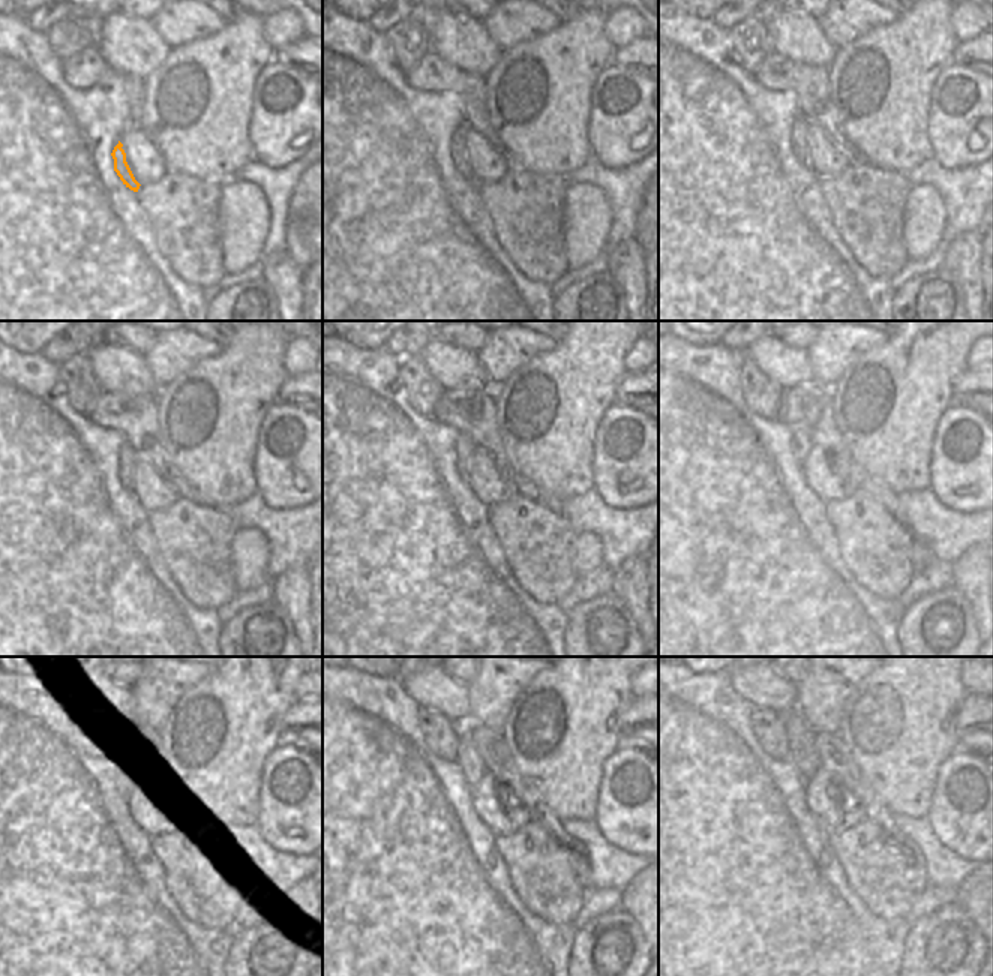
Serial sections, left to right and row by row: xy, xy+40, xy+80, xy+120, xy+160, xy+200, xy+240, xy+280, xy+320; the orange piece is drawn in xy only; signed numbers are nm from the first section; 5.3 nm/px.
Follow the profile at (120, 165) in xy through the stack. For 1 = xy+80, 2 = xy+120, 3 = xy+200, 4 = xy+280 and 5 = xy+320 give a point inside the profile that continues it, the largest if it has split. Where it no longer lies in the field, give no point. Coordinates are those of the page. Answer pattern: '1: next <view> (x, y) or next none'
1: next xy+80 (798, 137)
2: next xy+120 (126, 452)
3: next xy+200 (801, 443)
4: next xy+280 (467, 756)
5: next xy+320 (801, 751)

